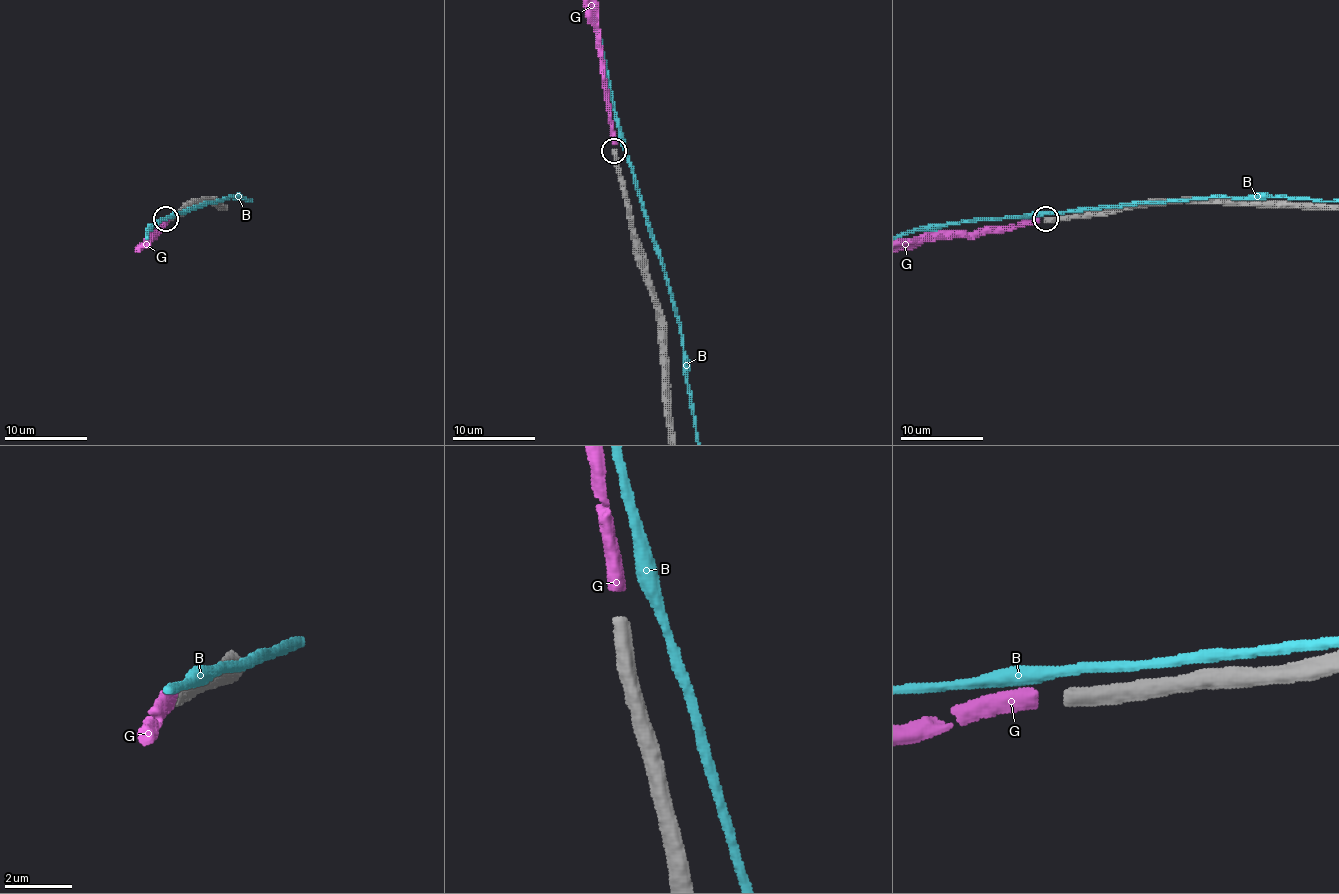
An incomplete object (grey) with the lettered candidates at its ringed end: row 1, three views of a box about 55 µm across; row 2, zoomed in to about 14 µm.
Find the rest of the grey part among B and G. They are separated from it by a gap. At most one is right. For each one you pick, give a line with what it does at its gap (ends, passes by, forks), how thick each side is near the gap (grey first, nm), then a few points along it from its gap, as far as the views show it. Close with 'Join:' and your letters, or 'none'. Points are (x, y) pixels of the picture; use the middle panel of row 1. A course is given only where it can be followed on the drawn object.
G: it ends; calibres 480 and 500 nm
Join: G

